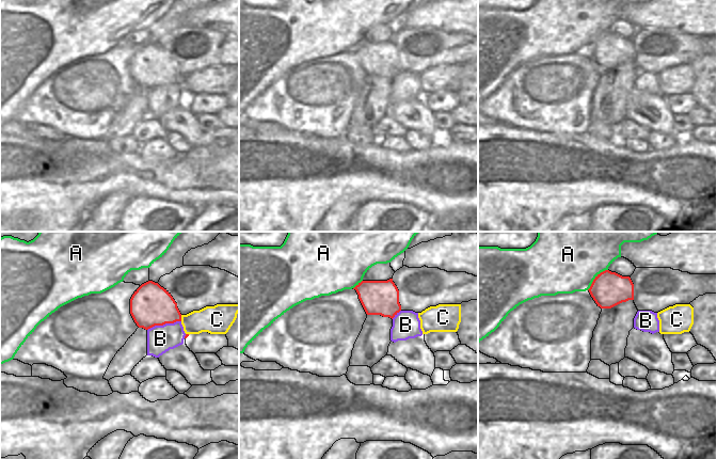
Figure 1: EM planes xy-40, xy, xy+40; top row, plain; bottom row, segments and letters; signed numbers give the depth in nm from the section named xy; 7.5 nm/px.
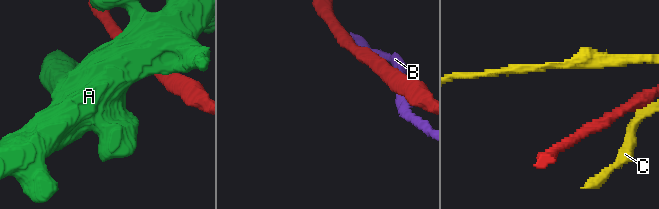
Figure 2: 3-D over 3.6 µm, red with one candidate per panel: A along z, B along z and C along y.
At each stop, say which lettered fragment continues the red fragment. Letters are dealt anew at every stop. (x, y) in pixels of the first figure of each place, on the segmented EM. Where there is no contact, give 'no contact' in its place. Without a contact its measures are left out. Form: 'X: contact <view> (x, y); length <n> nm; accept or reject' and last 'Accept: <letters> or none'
A: contact xy+40 (595, 278); length 220 nm; reject
B: contact xy-40 (163, 323); length 260 nm; reject
C: contact xy-40 (180, 318); length 50 nm; reject
Accept: none

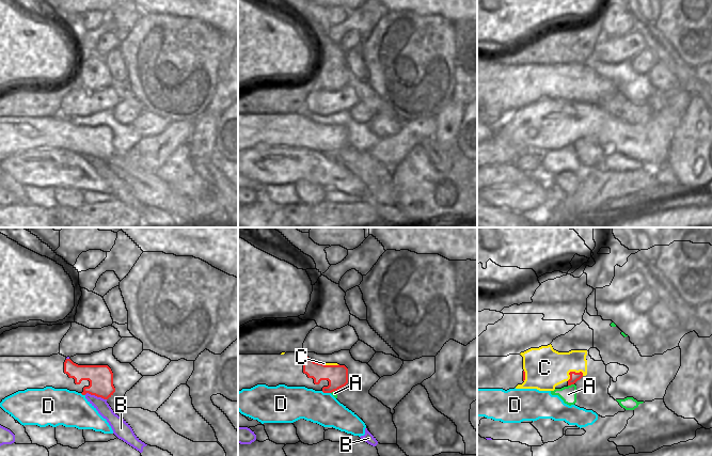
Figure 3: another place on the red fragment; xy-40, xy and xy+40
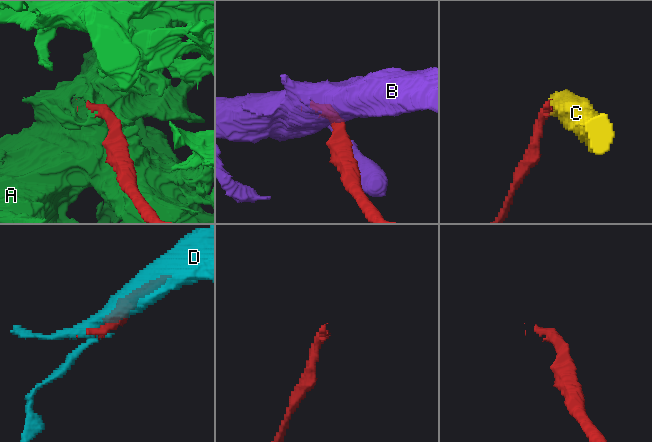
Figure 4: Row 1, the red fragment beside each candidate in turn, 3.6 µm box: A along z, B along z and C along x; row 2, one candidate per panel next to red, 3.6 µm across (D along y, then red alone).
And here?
A: contact xy+40 (570, 384); length 50 nm; reject
B: contact xy-40 (95, 395); length 170 nm; reject
C: contact xy+40 (572, 372); length 140 nm; reject
D: contact xy (326, 392); length 70 nm; reject
Accept: none

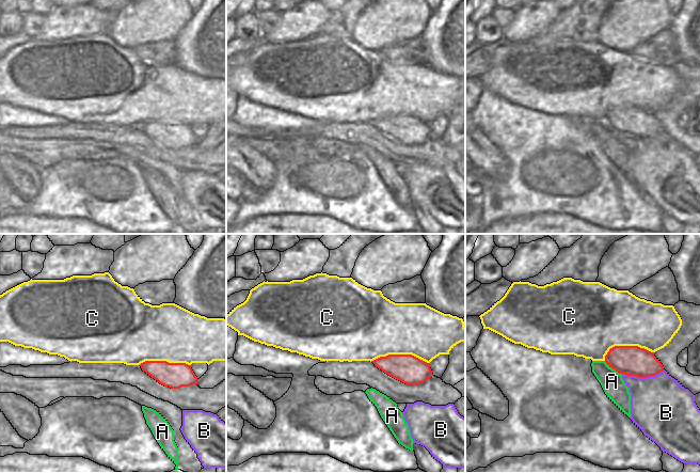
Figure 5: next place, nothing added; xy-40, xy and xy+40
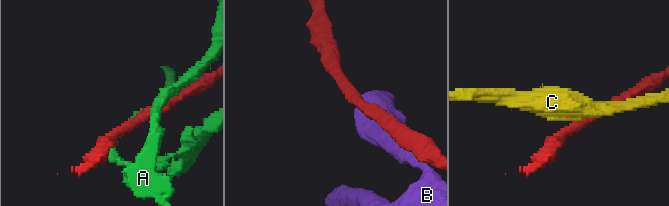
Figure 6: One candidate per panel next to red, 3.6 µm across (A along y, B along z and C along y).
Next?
A: contact xy+40 (613, 368); length 170 nm; reject
B: contact xy+40 (642, 377); length 320 nm; reject
C: contact xy (400, 355); length 440 nm; reject
Accept: none

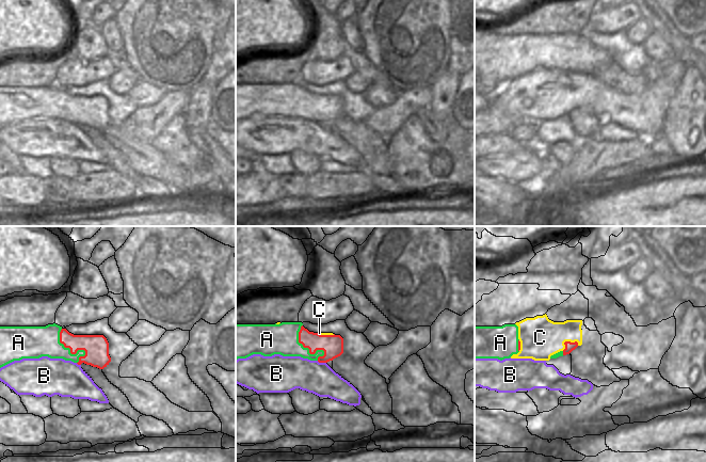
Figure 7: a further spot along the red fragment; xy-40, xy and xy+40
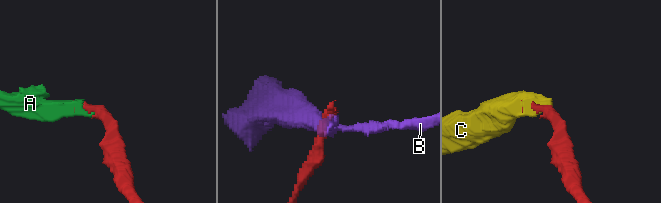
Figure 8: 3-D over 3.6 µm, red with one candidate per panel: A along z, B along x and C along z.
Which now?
A: contact xy (309, 350); length 300 nm; accept
B: contact xy (321, 362); length 70 nm; reject
C: contact xy+40 (567, 341); length 140 nm; reject
Accept: A

